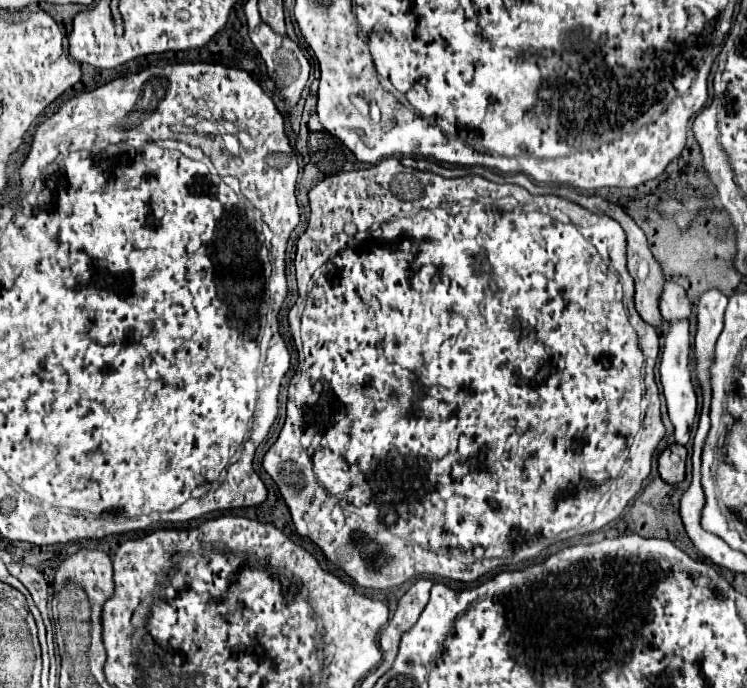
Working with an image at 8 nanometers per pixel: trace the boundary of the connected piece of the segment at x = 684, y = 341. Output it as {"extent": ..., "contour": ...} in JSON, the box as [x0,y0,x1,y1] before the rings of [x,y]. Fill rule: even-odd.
{"extent":[661,320,697,444],"contour":[[[675,320],[669,322],[669,330],[665,334],[665,344],[661,352],[661,384],[663,384],[663,394],[667,400],[667,412],[669,418],[675,426],[675,442],[677,444],[687,444],[691,426],[695,422],[697,414],[697,396],[695,388],[691,384],[691,372],[689,372],[689,322],[687,320]]]}

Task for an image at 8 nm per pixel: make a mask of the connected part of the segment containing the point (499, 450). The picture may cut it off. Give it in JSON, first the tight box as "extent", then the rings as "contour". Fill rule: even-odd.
{"extent":[263,158,665,590],"contour":[[[385,158],[367,170],[327,176],[311,188],[309,200],[311,218],[305,234],[297,240],[295,254],[298,298],[287,316],[299,352],[295,372],[299,374],[299,402],[289,392],[285,426],[263,458],[265,472],[275,480],[289,506],[295,530],[301,536],[309,536],[359,586],[381,590],[399,586],[415,578],[415,574],[475,582],[499,566],[537,558],[547,546],[555,544],[547,540],[559,540],[559,534],[565,540],[575,534],[595,532],[615,520],[640,492],[641,482],[651,470],[653,452],[665,434],[653,376],[659,336],[635,312],[634,280],[626,267],[627,238],[619,222],[555,194],[531,196],[521,186],[495,184],[481,176],[441,178],[433,172],[405,168],[397,158]],[[349,222],[357,226],[357,232],[363,226],[363,234],[347,236],[343,226]],[[363,458],[379,464],[357,464]]]}

